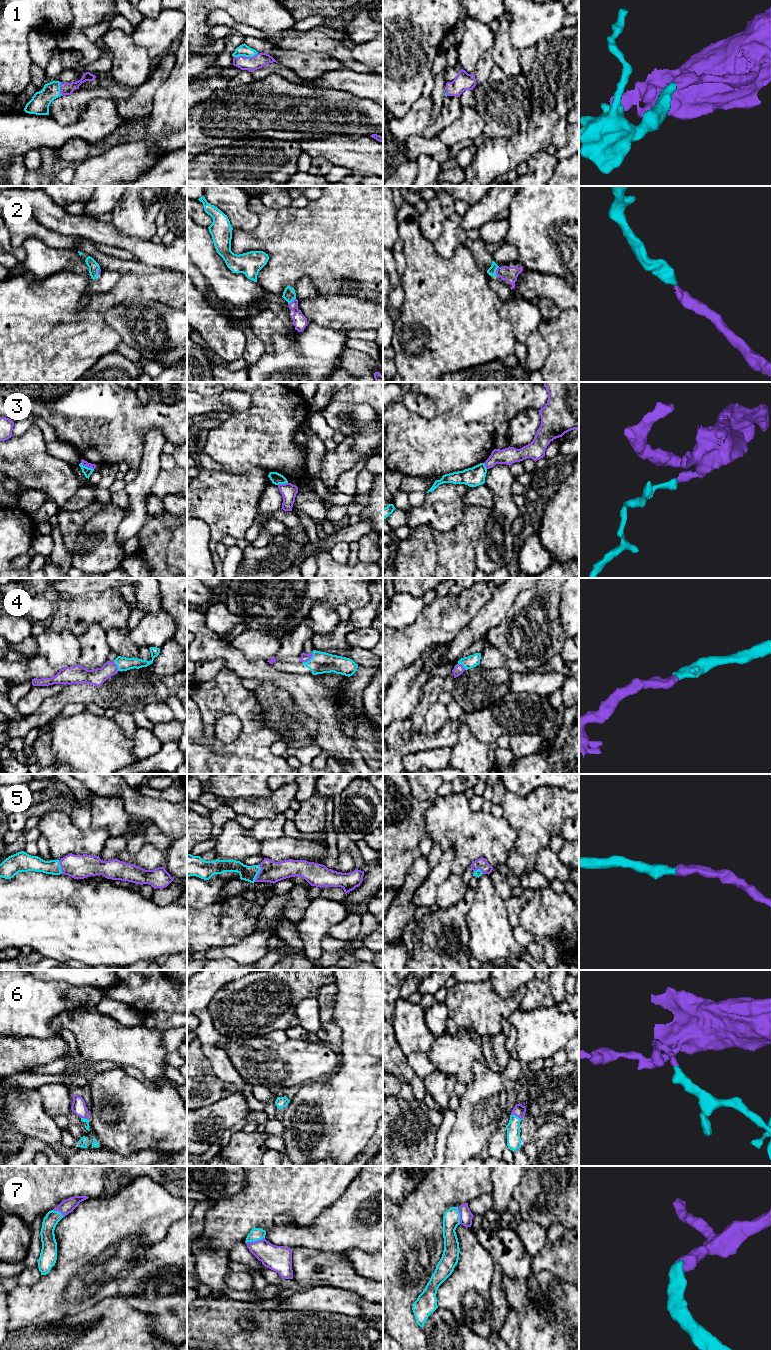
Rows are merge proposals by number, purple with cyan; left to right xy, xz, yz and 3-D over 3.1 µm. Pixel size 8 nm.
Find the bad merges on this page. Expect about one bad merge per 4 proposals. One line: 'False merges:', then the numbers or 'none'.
False merges: 3

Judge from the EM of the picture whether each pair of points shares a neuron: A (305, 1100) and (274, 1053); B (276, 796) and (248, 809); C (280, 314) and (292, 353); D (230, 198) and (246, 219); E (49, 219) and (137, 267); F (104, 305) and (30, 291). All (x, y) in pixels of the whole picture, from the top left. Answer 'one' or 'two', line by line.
A: two
B: one
C: two
D: one
E: two
F: one

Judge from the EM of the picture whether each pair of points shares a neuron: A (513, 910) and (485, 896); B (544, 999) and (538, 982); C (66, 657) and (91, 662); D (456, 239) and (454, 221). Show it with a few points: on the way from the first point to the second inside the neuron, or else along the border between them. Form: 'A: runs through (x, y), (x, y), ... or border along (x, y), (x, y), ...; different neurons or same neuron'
A: border along (503, 901), (508, 913), (509, 923), (513, 927); different neurons
B: runs through (540, 995), (538, 993), (538, 986); same neuron
C: border along (79, 638), (79, 659), (77, 663); different neurons
D: runs through (454, 235), (454, 225); same neuron

